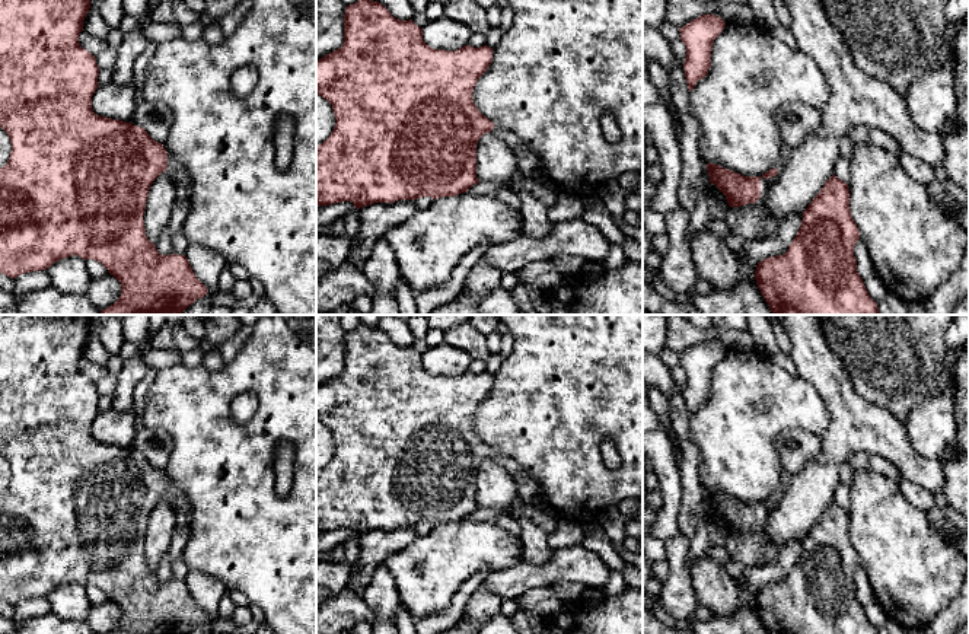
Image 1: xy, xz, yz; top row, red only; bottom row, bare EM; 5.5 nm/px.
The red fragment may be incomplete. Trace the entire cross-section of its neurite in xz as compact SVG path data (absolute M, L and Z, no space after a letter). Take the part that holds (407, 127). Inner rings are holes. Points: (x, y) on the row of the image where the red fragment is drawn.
M358 0L347 6L344 15L342 47L316 61L316 95L325 98L332 105L337 120L331 136L322 144L316 146L316 206L351 201L358 210L374 203L395 203L398 200L417 200L421 197L431 197L436 200L468 192L472 185L479 182L476 178L476 144L485 133L494 133L513 150L517 159L517 171L523 176L548 179L548 172L542 160L514 133L490 121L474 103L474 87L478 79L488 70L491 61L493 48L487 45L479 48L465 45L456 51L434 50L428 47L423 39L423 29L417 26L412 19L395 19L377 0Z

